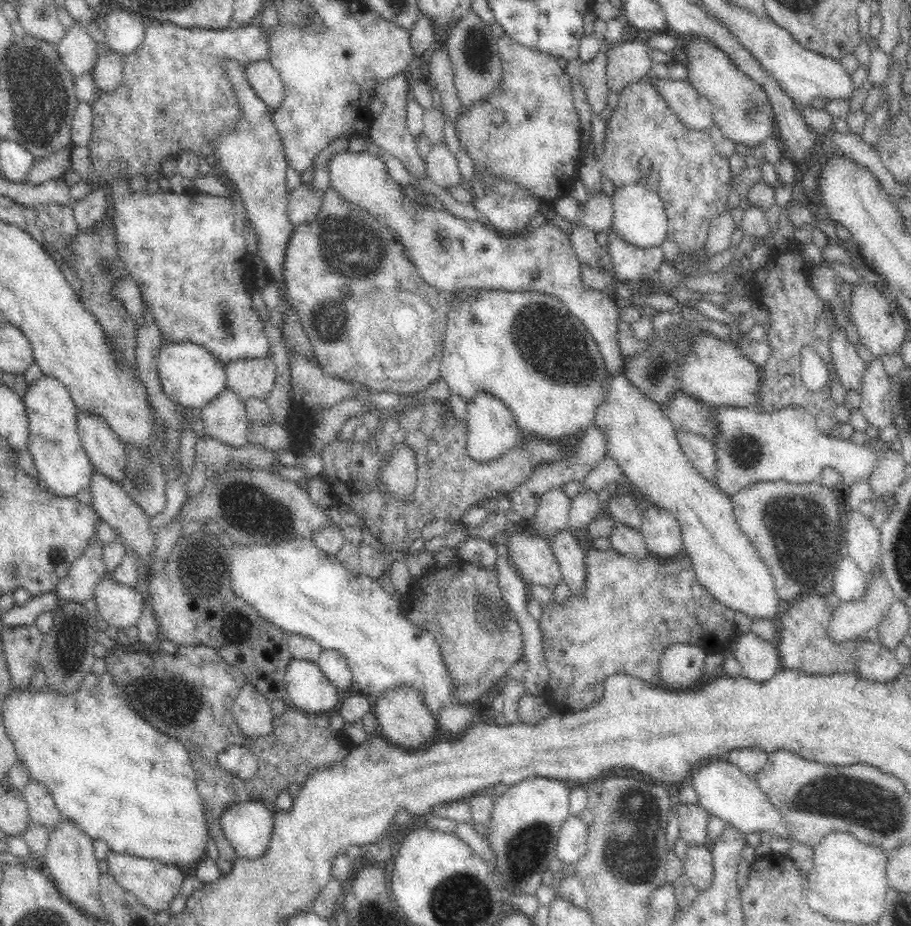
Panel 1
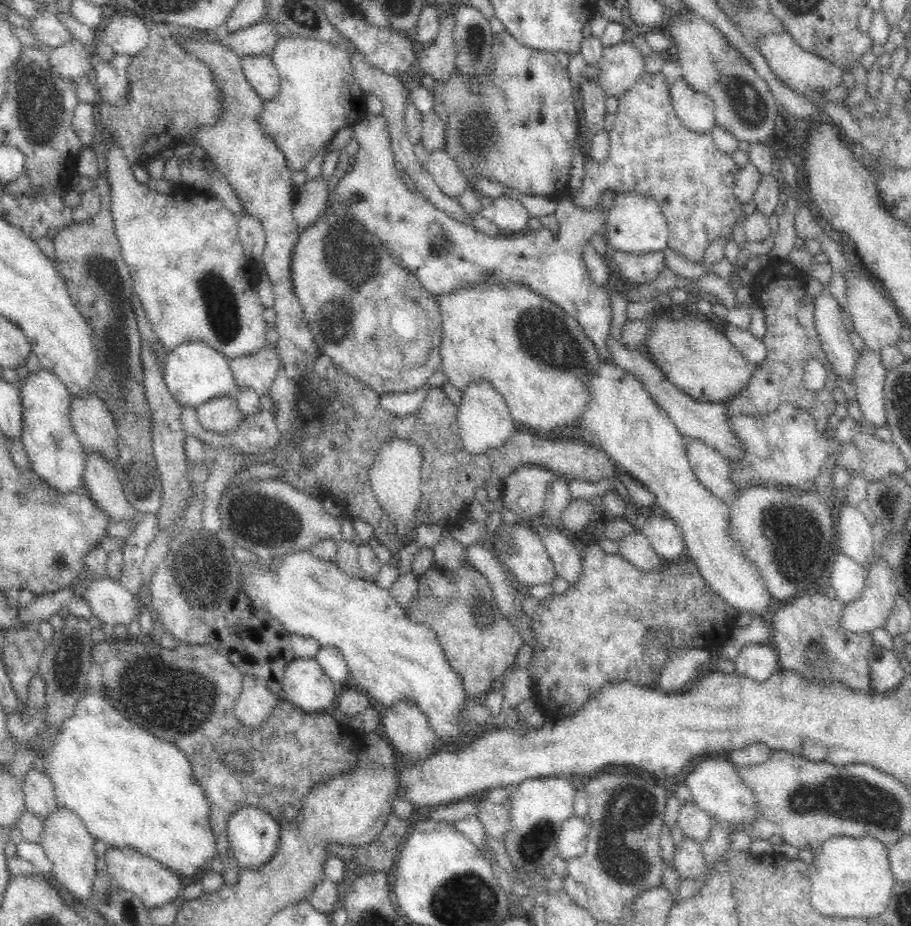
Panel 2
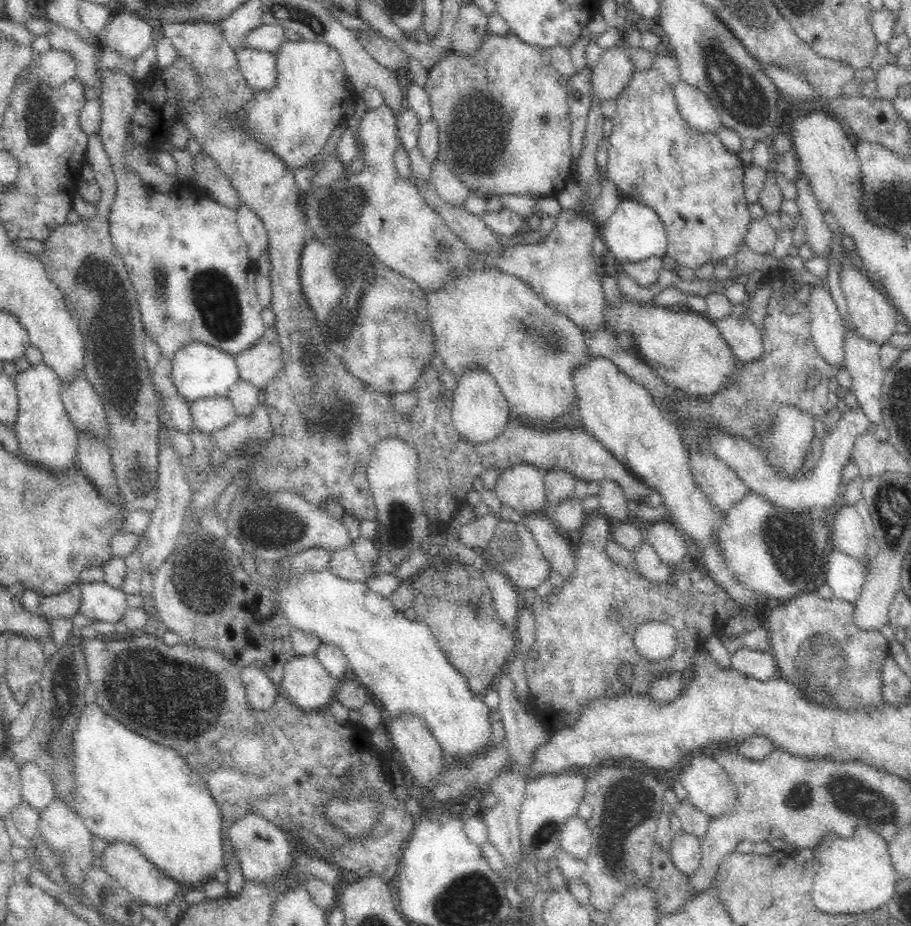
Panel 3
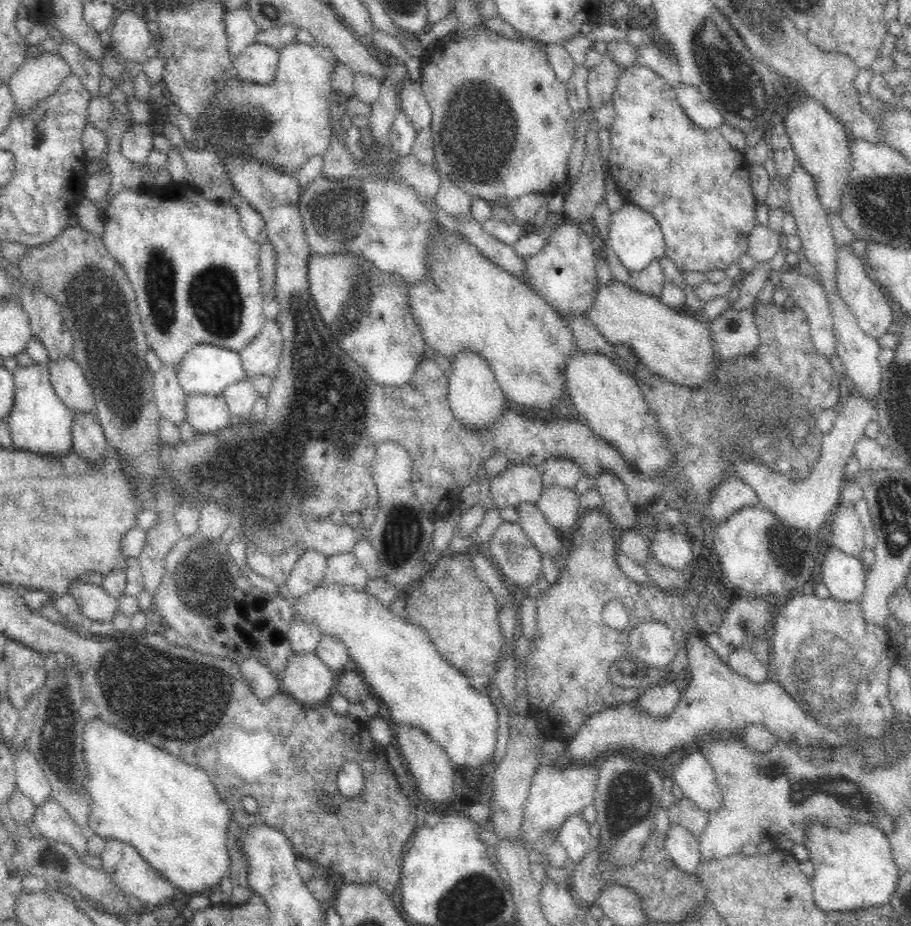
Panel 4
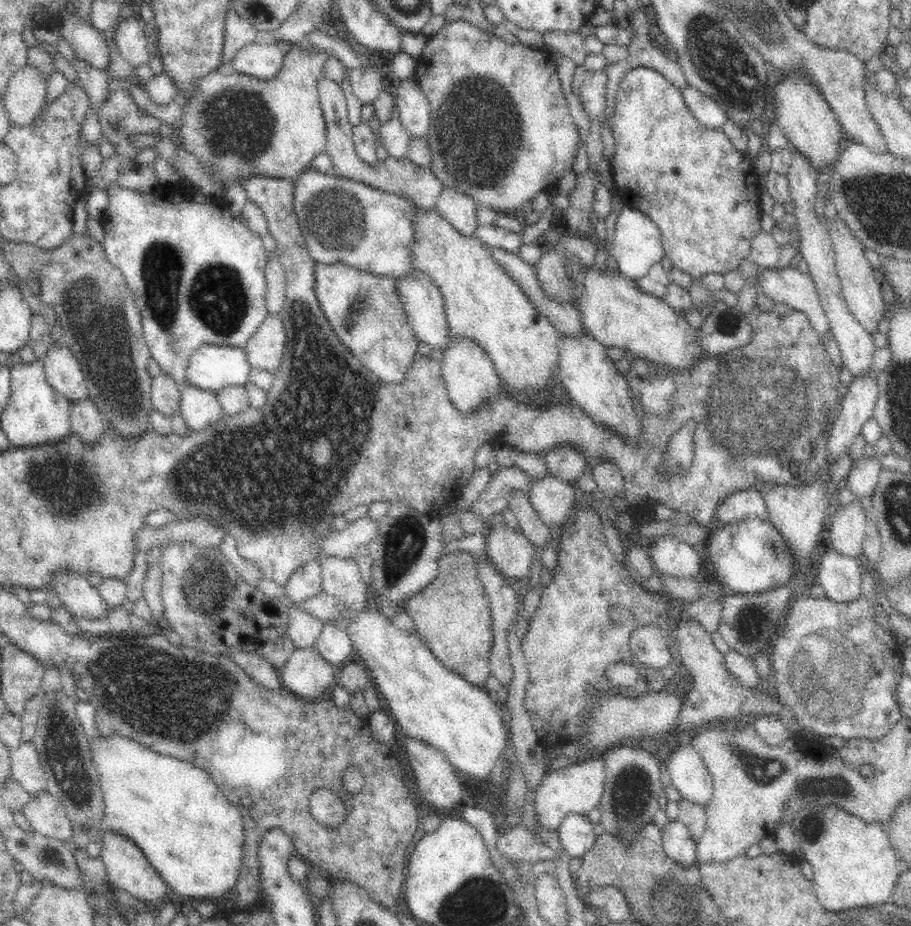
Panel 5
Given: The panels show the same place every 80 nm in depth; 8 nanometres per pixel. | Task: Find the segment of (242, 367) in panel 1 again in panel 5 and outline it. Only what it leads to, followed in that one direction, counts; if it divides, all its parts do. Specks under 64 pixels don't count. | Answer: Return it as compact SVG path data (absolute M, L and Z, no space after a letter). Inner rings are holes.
M280 313L271 314L246 344L246 357L253 369L274 374L282 365L286 352L286 330Z

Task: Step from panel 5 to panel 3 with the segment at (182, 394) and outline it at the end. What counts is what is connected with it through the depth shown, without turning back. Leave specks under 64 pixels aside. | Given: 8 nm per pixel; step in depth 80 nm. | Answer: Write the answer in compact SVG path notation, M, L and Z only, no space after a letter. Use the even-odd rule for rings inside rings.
M214 396L188 401L193 427L202 433L214 435L237 418L227 396Z

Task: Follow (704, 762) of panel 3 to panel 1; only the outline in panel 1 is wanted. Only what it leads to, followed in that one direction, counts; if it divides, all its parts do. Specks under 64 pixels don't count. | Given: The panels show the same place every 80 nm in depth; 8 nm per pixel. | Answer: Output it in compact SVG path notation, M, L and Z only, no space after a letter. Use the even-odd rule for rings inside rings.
M725 758L708 761L687 780L694 788L697 805L709 816L724 820L741 834L768 832L772 836L787 838L787 824L783 817L772 807L764 792L756 785L752 776L742 773Z

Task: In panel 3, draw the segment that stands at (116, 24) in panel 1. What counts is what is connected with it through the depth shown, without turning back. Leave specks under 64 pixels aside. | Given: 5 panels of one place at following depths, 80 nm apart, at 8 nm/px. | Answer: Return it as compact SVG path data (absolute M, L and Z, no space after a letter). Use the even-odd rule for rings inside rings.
M126 10L106 25L105 46L126 58L136 60L144 50L153 46L154 29L154 23Z

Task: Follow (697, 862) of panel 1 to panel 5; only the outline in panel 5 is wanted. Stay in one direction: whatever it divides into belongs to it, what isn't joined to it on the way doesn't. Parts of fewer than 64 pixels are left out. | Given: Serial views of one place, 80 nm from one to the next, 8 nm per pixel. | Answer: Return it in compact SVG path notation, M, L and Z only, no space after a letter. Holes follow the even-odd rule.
M675 819L666 822L661 829L663 852L672 860L680 864L694 864L696 860L696 846L688 827Z

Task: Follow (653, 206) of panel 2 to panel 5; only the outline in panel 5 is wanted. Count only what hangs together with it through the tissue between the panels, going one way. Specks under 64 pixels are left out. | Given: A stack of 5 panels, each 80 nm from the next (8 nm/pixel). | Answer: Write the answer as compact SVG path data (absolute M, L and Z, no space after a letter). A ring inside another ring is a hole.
M624 207L617 217L615 233L612 240L613 257L616 262L616 272L623 278L638 282L656 264L665 259L661 234L657 224L650 217L630 207Z

